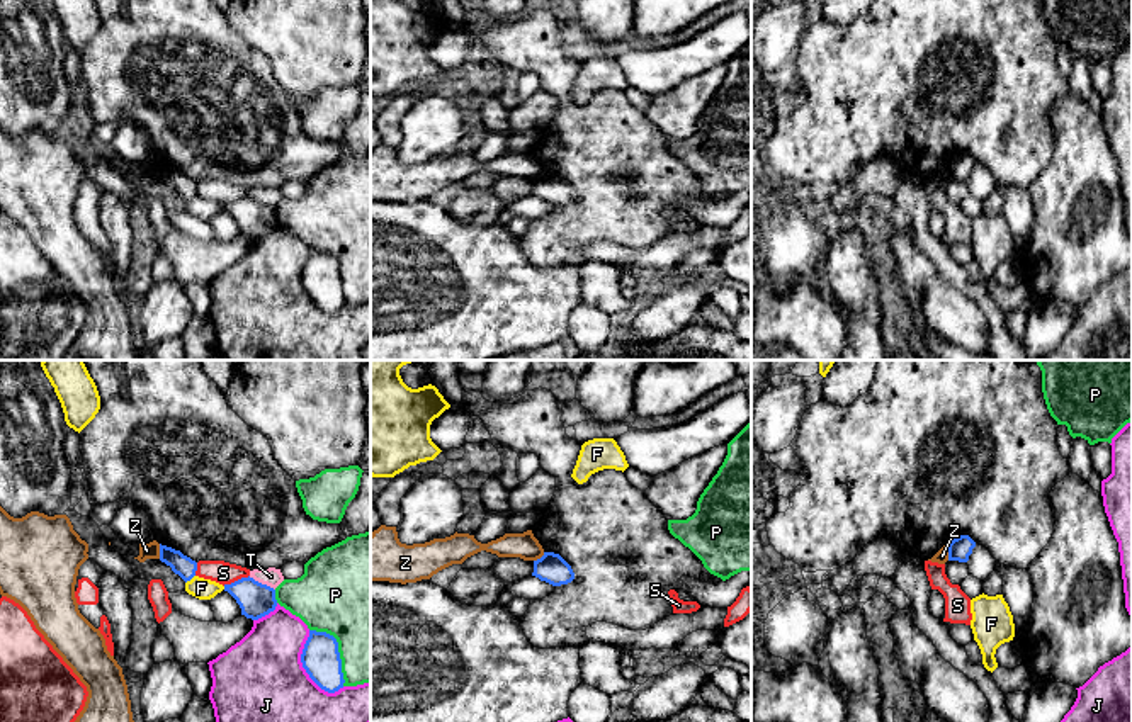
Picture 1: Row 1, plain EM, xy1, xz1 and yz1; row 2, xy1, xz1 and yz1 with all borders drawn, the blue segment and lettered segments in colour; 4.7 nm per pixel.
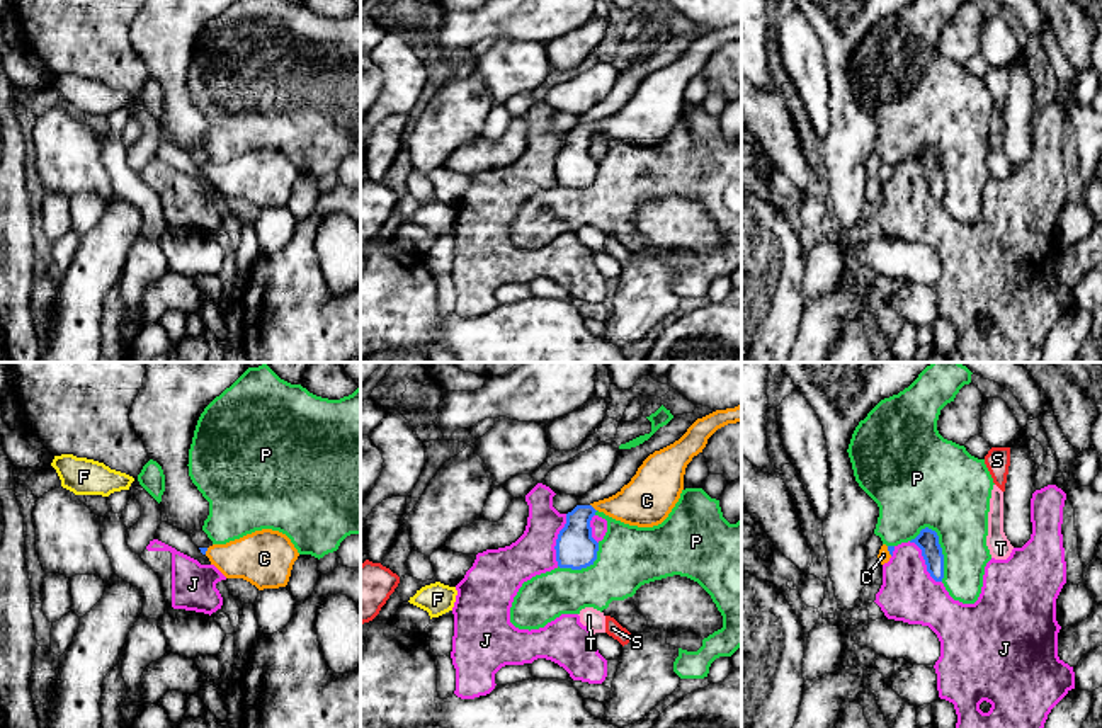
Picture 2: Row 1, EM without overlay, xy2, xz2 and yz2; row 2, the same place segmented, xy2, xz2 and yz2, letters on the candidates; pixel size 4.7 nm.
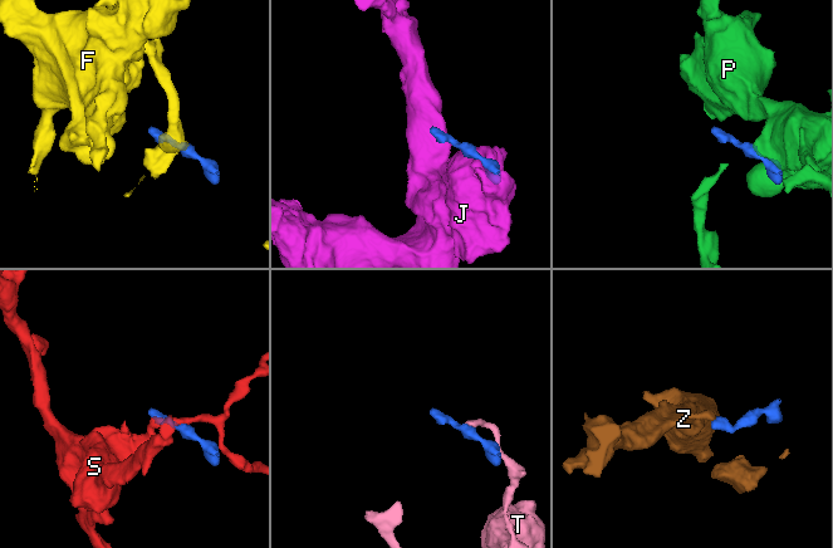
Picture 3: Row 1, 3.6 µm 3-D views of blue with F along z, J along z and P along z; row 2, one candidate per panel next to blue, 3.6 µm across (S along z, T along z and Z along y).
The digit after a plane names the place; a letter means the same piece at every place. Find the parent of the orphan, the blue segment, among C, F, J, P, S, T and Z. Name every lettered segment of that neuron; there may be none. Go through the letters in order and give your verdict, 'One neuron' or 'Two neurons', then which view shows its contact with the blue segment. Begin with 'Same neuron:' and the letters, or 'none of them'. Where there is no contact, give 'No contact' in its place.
Same neuron: C
C: One neuron. Touches blue in xz2
F: Two neurons. Touches blue in xy1
J: Two neurons. Touches blue in xy1
P: Two neurons. Touches blue in yz2
S: Two neurons. Touches blue in xy1
T: Two neurons. Touches blue in xy1
Z: Two neurons. Touches blue in xy1

